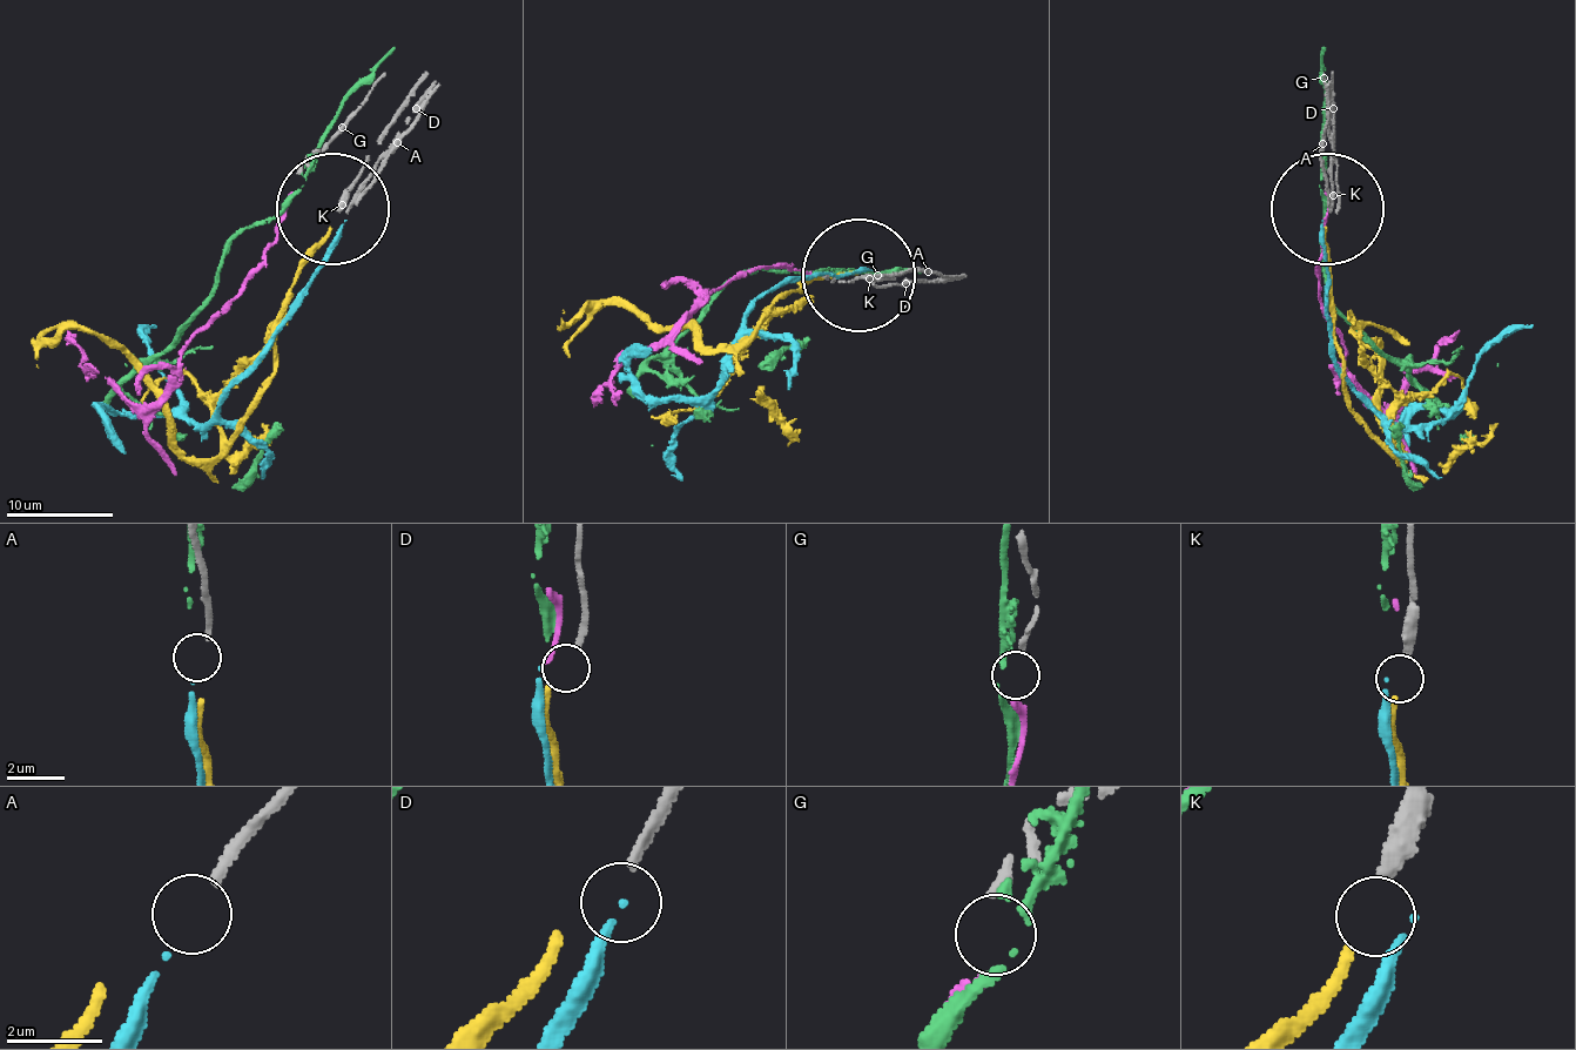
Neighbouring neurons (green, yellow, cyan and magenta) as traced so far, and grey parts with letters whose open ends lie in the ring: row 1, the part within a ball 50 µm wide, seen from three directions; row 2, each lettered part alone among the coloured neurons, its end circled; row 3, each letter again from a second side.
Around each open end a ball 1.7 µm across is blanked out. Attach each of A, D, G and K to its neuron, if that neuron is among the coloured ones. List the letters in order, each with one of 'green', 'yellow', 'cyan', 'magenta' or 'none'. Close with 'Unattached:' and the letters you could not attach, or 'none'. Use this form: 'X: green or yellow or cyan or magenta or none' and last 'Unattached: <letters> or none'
A: cyan
D: none
G: magenta
K: yellow
Unattached: D

